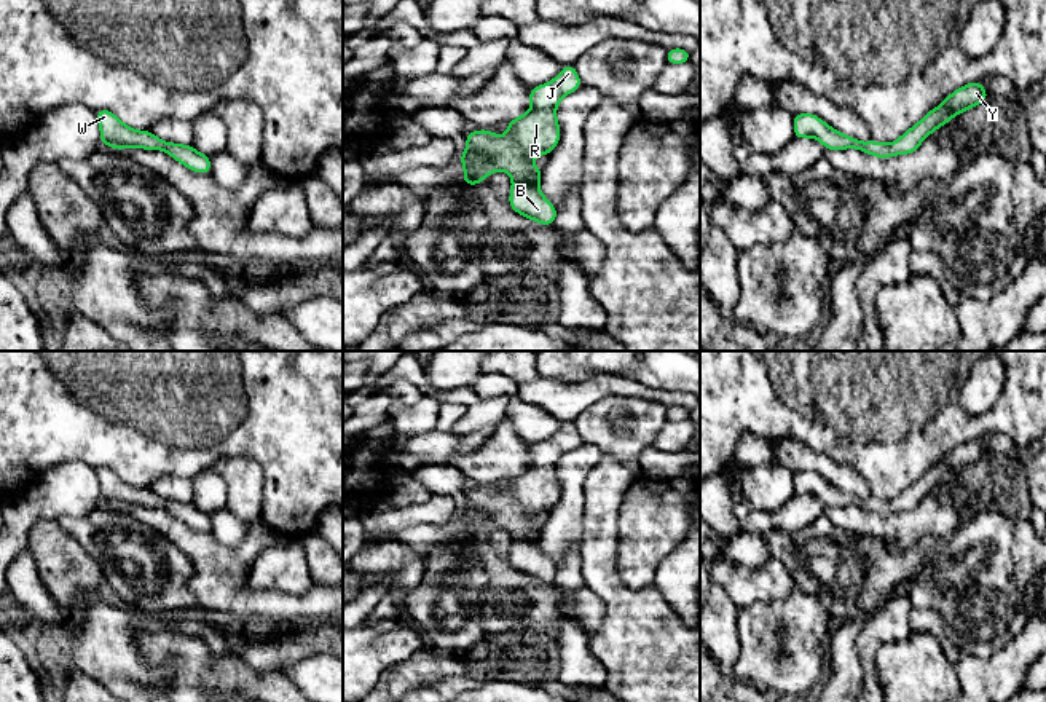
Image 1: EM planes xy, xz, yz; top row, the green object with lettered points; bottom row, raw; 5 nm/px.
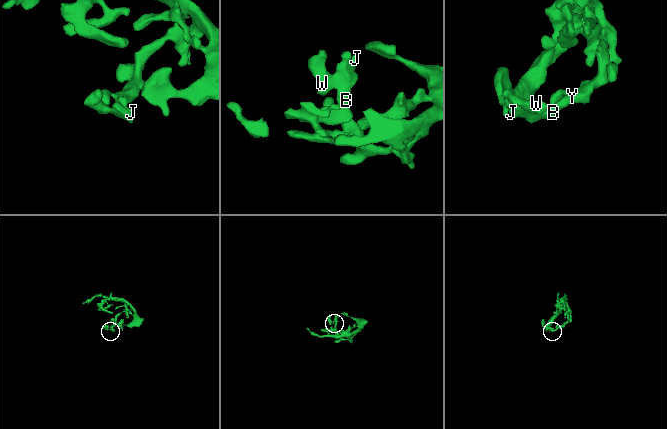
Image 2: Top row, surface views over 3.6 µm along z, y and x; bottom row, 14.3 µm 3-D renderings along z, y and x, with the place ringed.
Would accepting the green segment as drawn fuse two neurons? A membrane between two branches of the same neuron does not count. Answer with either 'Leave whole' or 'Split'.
Leave whole

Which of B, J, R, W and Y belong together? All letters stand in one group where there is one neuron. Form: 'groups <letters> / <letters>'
groups B J R W Y

